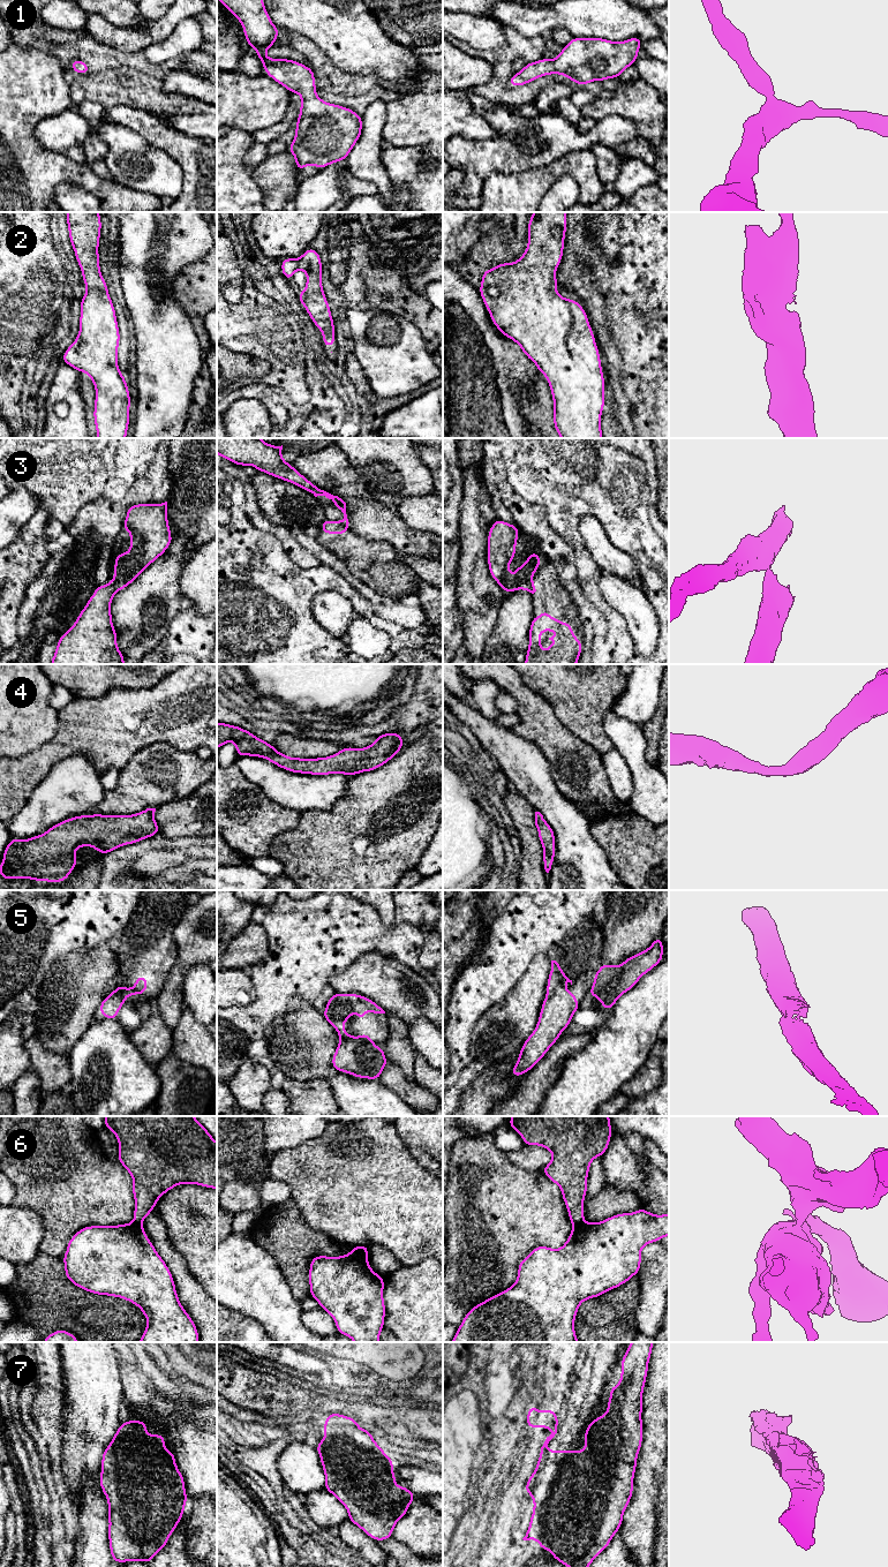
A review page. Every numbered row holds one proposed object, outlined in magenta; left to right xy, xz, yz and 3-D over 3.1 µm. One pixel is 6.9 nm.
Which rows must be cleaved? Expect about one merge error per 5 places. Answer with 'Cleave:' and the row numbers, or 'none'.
Cleave: 3, 5, 6

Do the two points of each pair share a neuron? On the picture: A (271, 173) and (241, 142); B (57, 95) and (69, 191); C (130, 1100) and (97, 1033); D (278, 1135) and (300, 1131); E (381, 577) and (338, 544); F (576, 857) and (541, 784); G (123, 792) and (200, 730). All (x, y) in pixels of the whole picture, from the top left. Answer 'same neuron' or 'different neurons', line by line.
A: different neurons
B: different neurons
C: same neuron
D: same neuron
E: same neuron
F: same neuron
G: different neurons

